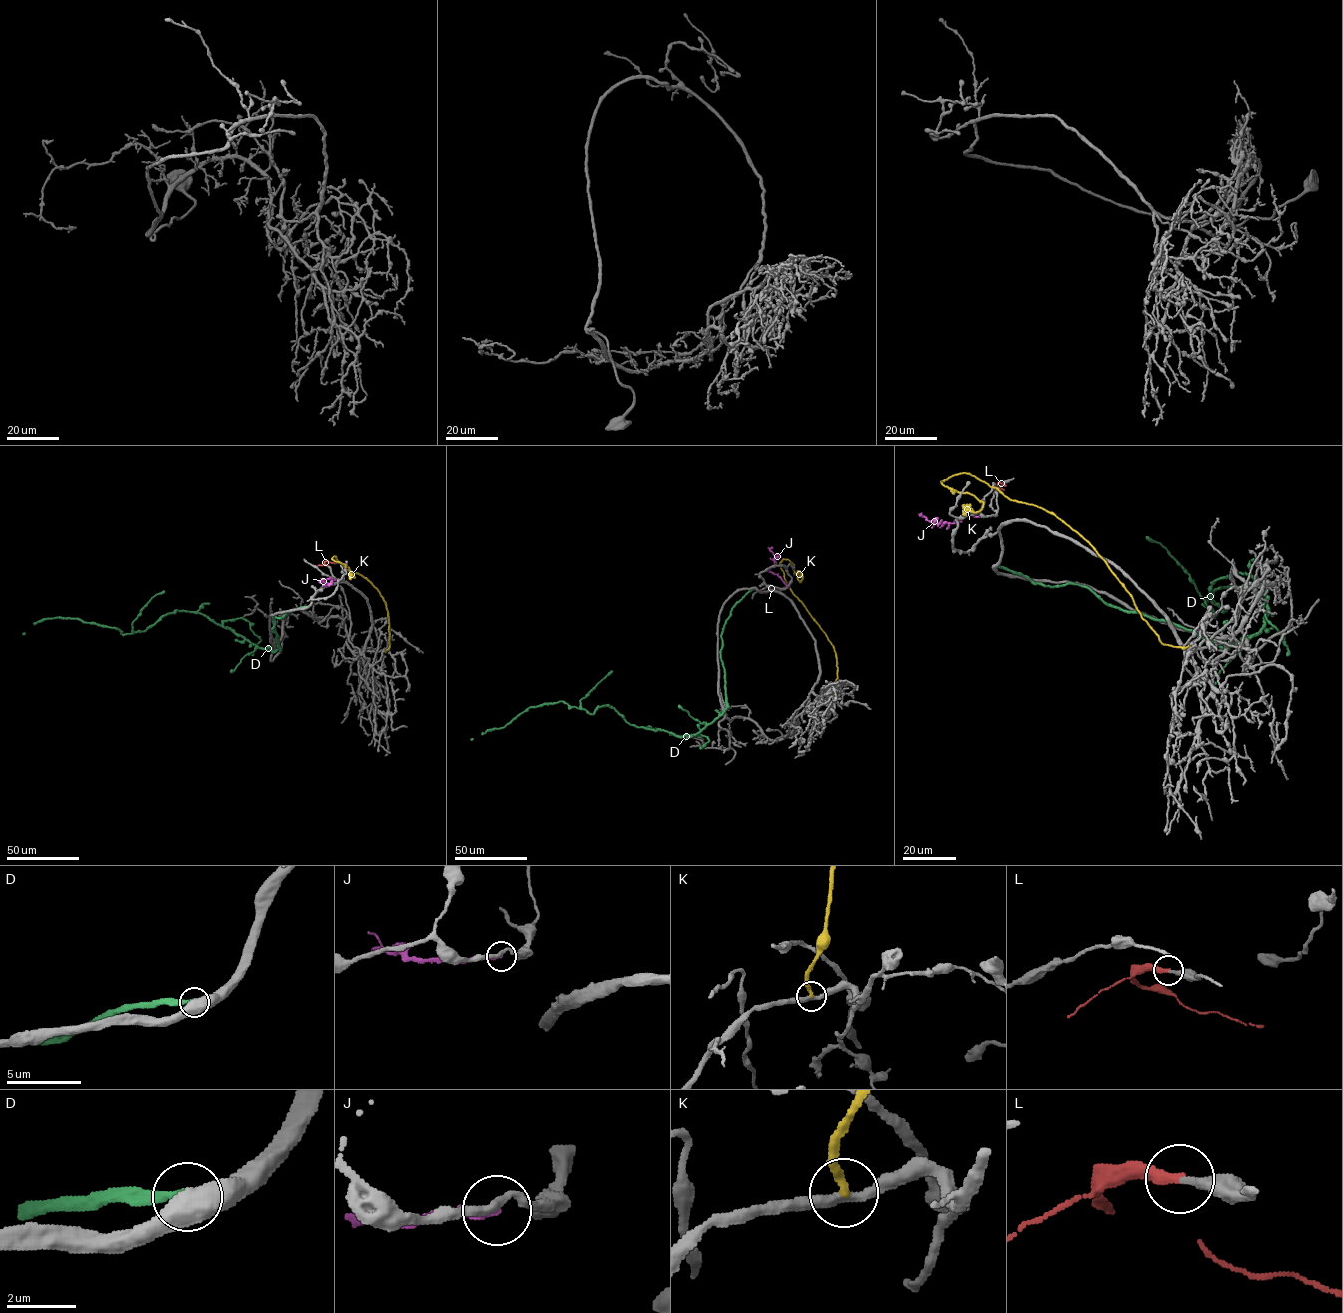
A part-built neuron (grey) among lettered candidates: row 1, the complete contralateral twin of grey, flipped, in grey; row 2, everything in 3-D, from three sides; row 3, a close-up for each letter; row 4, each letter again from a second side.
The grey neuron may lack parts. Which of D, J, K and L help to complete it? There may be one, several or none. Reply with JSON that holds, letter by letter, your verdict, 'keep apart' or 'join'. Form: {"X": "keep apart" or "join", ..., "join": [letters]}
{"D": "keep apart", "J": "keep apart", "K": "keep apart", "L": "join", "join": ["L"]}

